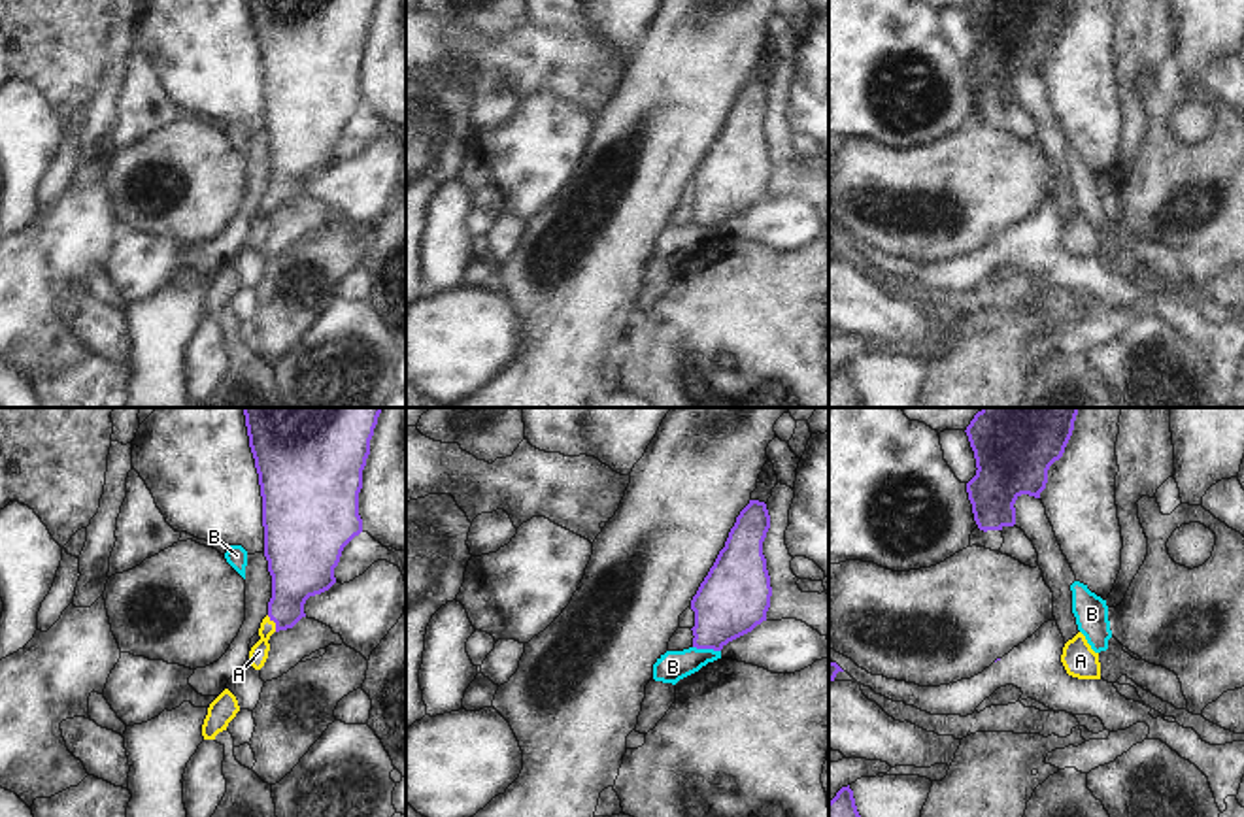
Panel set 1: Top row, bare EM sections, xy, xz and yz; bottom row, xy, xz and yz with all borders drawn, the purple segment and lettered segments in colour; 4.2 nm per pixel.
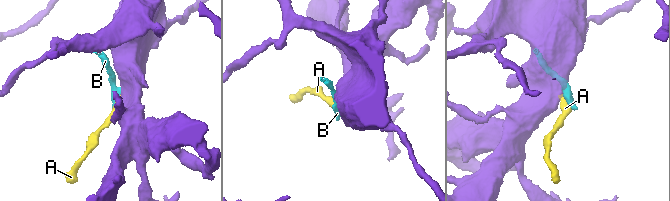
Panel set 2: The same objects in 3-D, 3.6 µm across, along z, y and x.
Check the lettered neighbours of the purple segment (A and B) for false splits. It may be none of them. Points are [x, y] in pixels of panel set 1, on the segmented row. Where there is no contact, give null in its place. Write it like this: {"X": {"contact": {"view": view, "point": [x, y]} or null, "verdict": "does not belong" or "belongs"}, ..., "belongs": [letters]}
{"A": {"contact": {"view": "xy", "point": [274, 621]}, "verdict": "belongs"}, "B": {"contact": {"view": "xz", "point": [706, 648]}, "verdict": "does not belong"}, "belongs": ["A"]}

